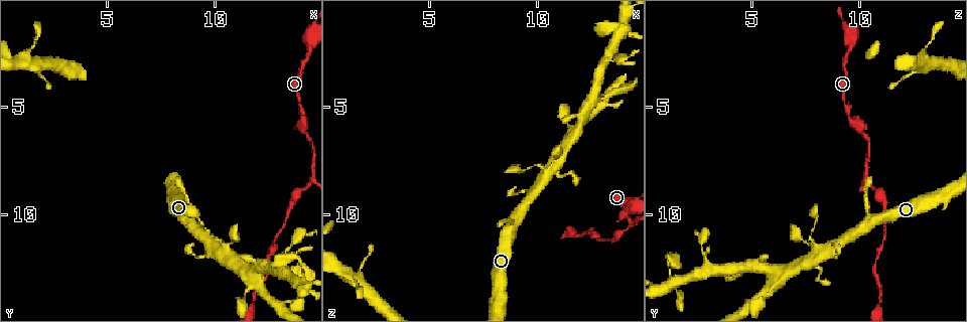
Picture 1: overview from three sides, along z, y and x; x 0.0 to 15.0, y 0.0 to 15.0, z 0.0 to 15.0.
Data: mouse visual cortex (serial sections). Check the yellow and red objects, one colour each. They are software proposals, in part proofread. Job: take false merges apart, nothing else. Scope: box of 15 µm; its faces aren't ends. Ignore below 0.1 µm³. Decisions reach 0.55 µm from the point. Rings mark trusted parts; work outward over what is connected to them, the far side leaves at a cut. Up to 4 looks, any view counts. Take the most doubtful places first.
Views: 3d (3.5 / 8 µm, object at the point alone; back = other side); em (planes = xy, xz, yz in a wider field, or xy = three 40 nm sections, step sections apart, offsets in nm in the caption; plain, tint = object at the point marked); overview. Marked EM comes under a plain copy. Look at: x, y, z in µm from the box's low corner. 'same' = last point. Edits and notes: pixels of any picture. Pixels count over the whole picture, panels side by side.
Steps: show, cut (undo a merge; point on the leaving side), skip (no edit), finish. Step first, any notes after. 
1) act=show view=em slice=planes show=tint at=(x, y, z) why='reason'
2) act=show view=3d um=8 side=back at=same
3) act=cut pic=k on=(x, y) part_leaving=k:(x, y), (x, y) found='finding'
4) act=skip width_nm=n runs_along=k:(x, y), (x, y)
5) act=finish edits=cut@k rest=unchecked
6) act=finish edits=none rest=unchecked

act=show view=3d um=3.5 at=(14.2, 5.4, 9.6) why='a narrow waist'

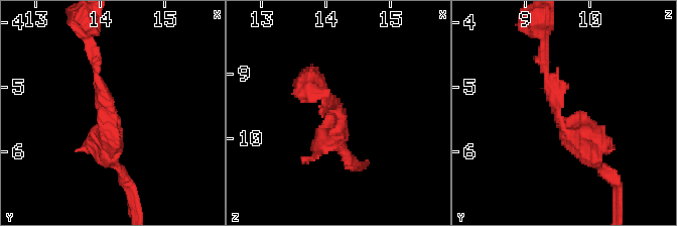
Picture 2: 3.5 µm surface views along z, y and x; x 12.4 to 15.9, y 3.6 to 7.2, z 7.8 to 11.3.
act=show view=em slice=xy step=5 show=tint at=(14.10, 5.45, 9.50) why='now the EM'

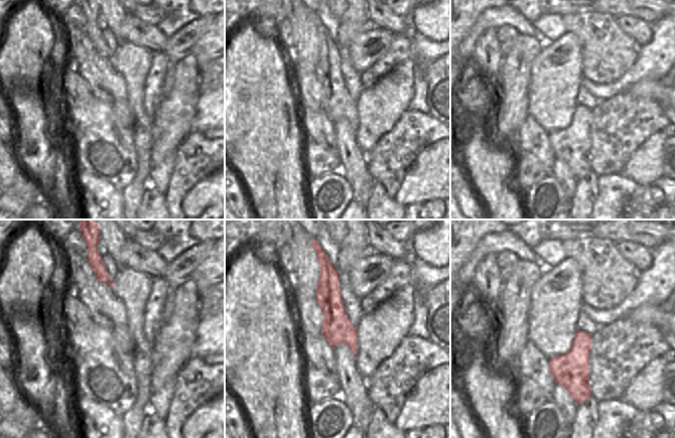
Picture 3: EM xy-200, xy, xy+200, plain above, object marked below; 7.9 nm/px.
act=skip found='all the same cell'

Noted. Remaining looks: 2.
act=show view=3d um=3.5 at=(13.1, 12.5, 3.1) why='two arms in line, one across'

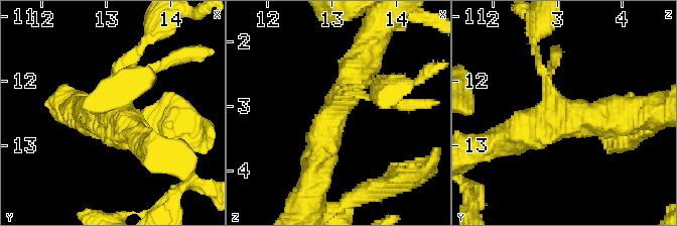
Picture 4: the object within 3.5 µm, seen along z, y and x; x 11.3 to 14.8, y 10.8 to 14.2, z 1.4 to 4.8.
act=show view=em slice=xy step=5 show=tint at=(13.10, 12.60, 3.00) why='now the EM'

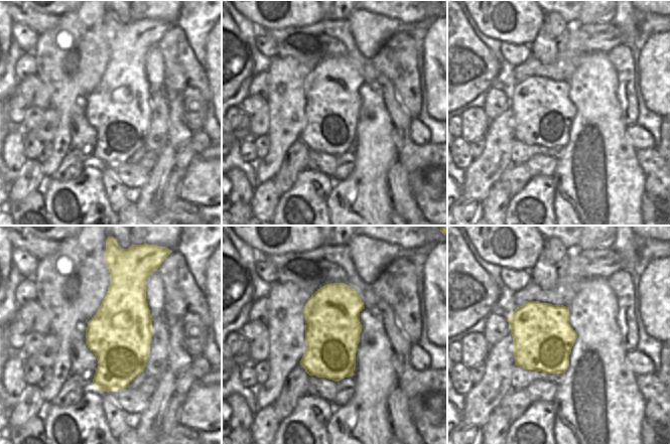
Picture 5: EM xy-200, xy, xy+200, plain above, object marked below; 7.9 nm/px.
act=skip runs_along=4:(315, 166), (333, 107), (368, 55) found='all the same cell'

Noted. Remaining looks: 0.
act=finish edits=none rest=unchecked

